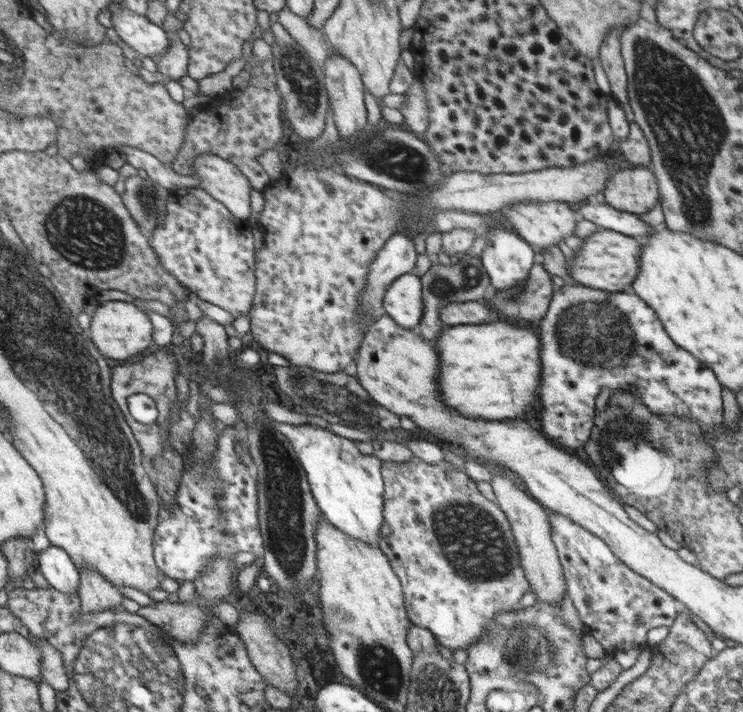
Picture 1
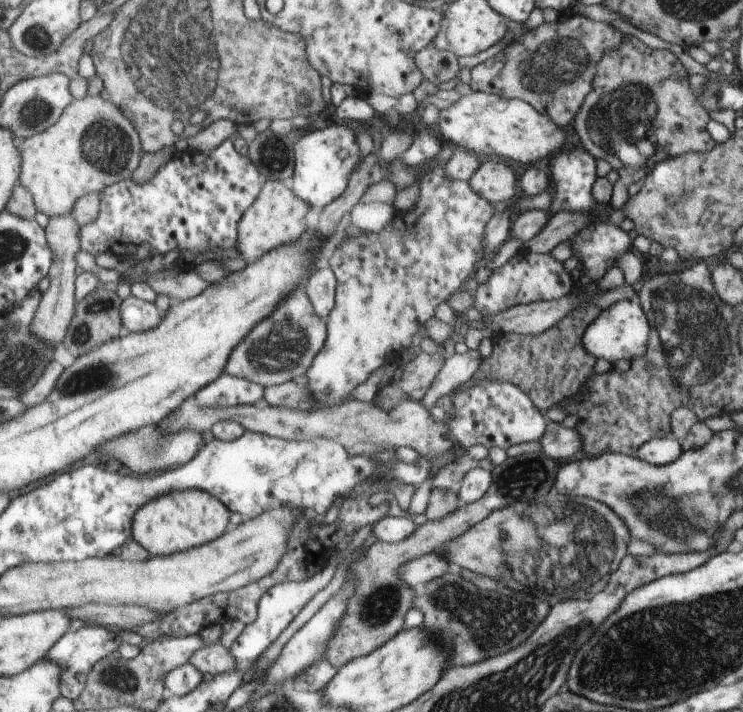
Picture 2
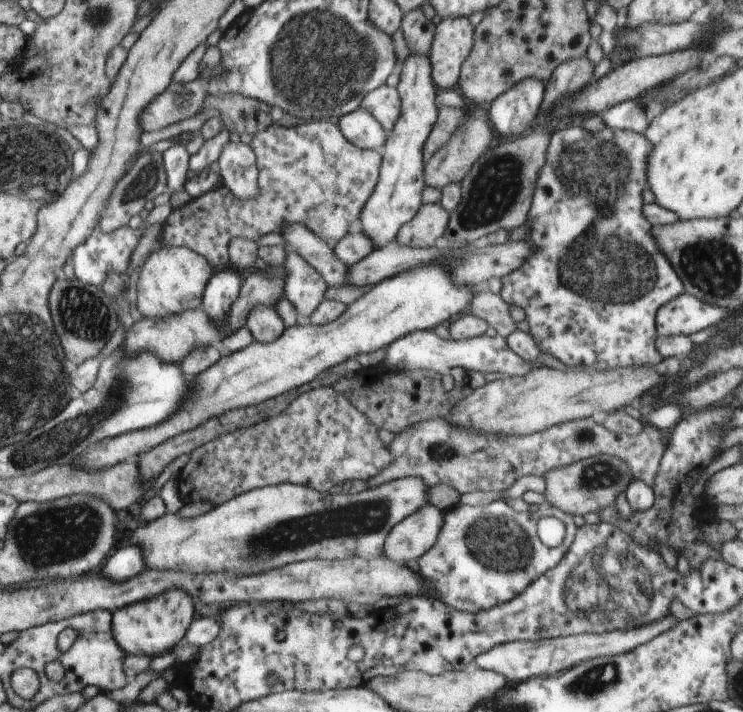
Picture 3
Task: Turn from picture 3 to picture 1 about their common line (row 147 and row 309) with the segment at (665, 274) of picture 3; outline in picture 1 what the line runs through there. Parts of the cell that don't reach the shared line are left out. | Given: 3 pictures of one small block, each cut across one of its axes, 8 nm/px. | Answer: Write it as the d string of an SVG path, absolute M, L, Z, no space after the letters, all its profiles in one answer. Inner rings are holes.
M565 282L563 286L555 290L546 314L536 328L538 339L543 342L543 356L541 356L543 358L541 379L543 384L541 384L539 394L541 405L541 410L539 410L541 424L539 425L542 426L543 434L551 438L551 441L555 441L555 444L571 448L571 450L578 450L586 446L593 428L593 402L595 402L595 396L599 394L599 389L603 386L613 394L626 392L626 390L634 392L652 414L691 417L700 423L702 430L709 430L715 434L721 432L721 384L714 372L699 363L689 352L675 346L654 310L651 310L651 307L648 307L647 303L643 302L643 299L634 292L629 290L607 292ZM573 338L575 340L579 338L577 340L579 342L579 362L567 356L567 346L571 346L569 340Z

